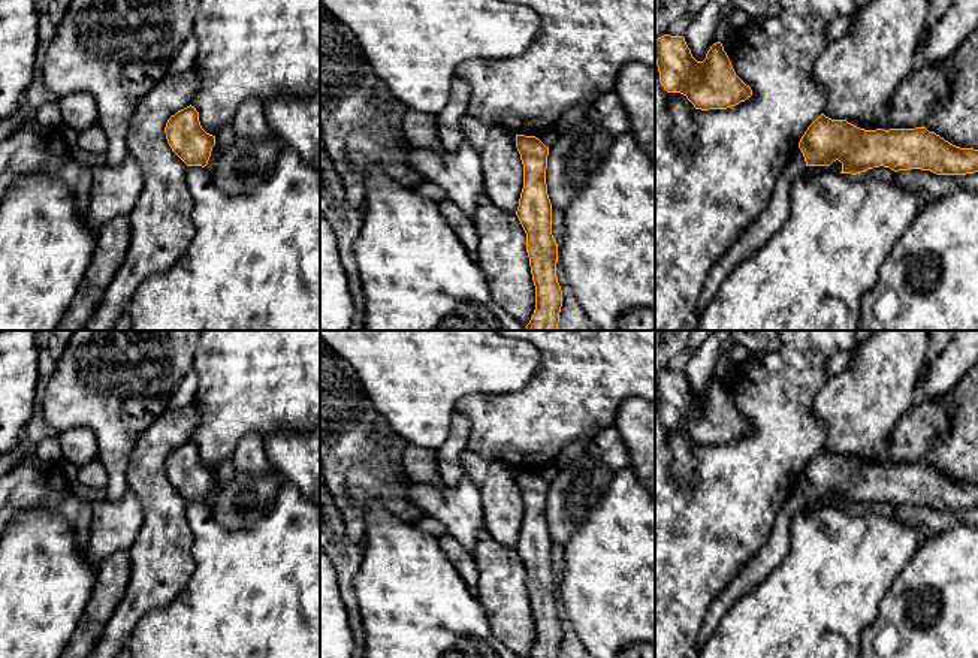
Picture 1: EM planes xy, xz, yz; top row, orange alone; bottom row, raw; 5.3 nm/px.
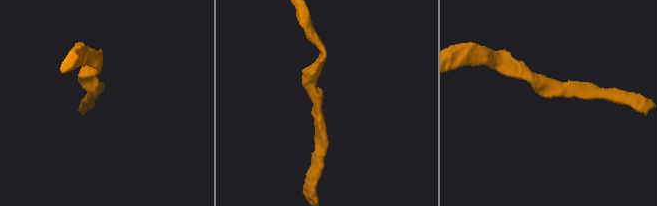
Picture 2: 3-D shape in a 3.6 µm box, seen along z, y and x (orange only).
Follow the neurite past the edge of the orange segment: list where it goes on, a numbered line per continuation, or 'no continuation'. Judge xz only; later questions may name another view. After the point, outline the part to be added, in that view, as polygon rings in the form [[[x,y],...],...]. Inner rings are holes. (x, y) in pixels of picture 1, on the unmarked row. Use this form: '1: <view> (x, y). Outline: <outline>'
no continuation

